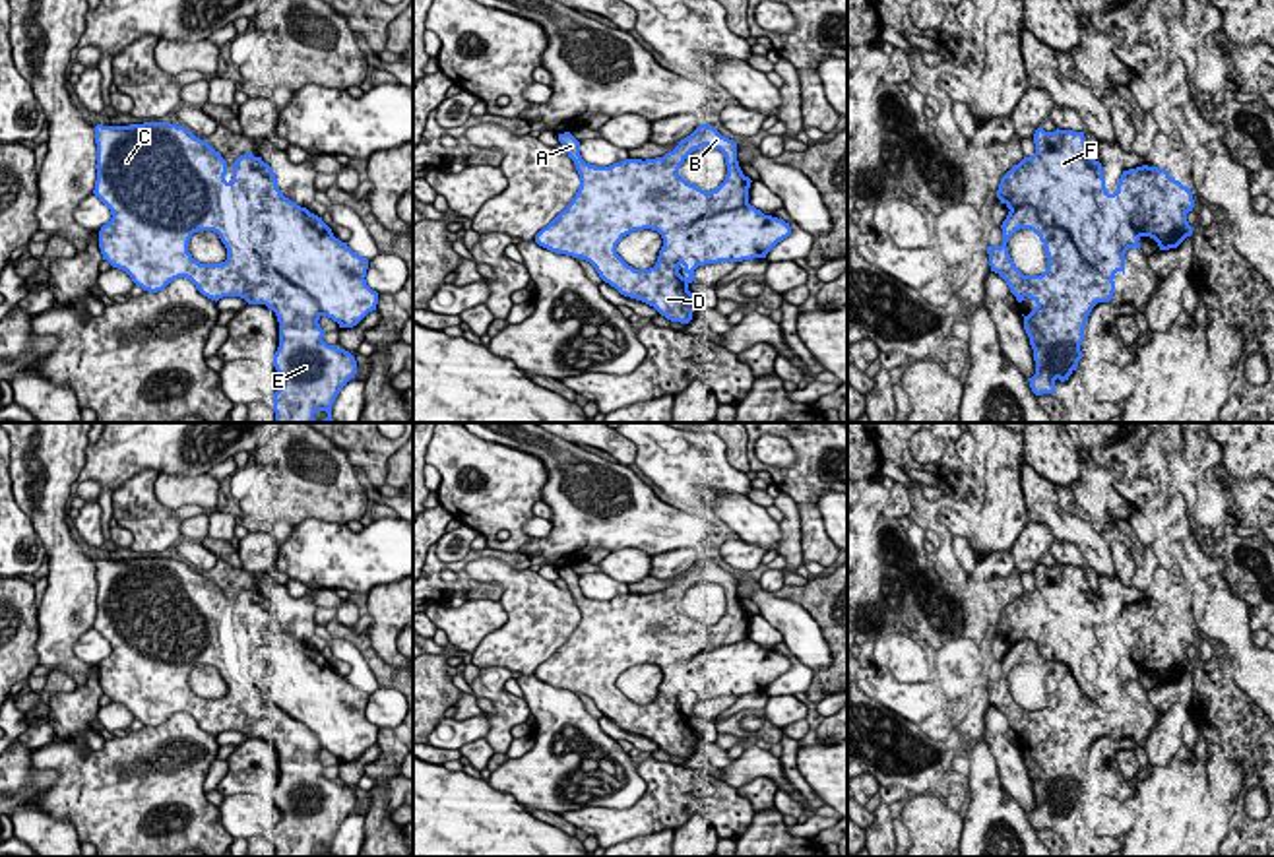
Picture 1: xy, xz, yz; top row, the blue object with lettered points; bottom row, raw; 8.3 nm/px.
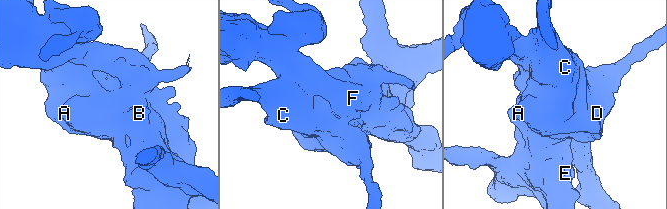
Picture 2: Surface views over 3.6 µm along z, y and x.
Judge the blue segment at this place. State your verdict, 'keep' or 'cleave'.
cleave

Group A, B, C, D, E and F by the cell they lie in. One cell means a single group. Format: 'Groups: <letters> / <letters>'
Groups: A B C D E / F

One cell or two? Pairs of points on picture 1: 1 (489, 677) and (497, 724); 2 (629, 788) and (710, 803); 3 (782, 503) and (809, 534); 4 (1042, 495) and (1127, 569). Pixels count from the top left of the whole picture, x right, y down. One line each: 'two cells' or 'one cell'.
1: one cell
2: two cells
3: two cells
4: two cells

